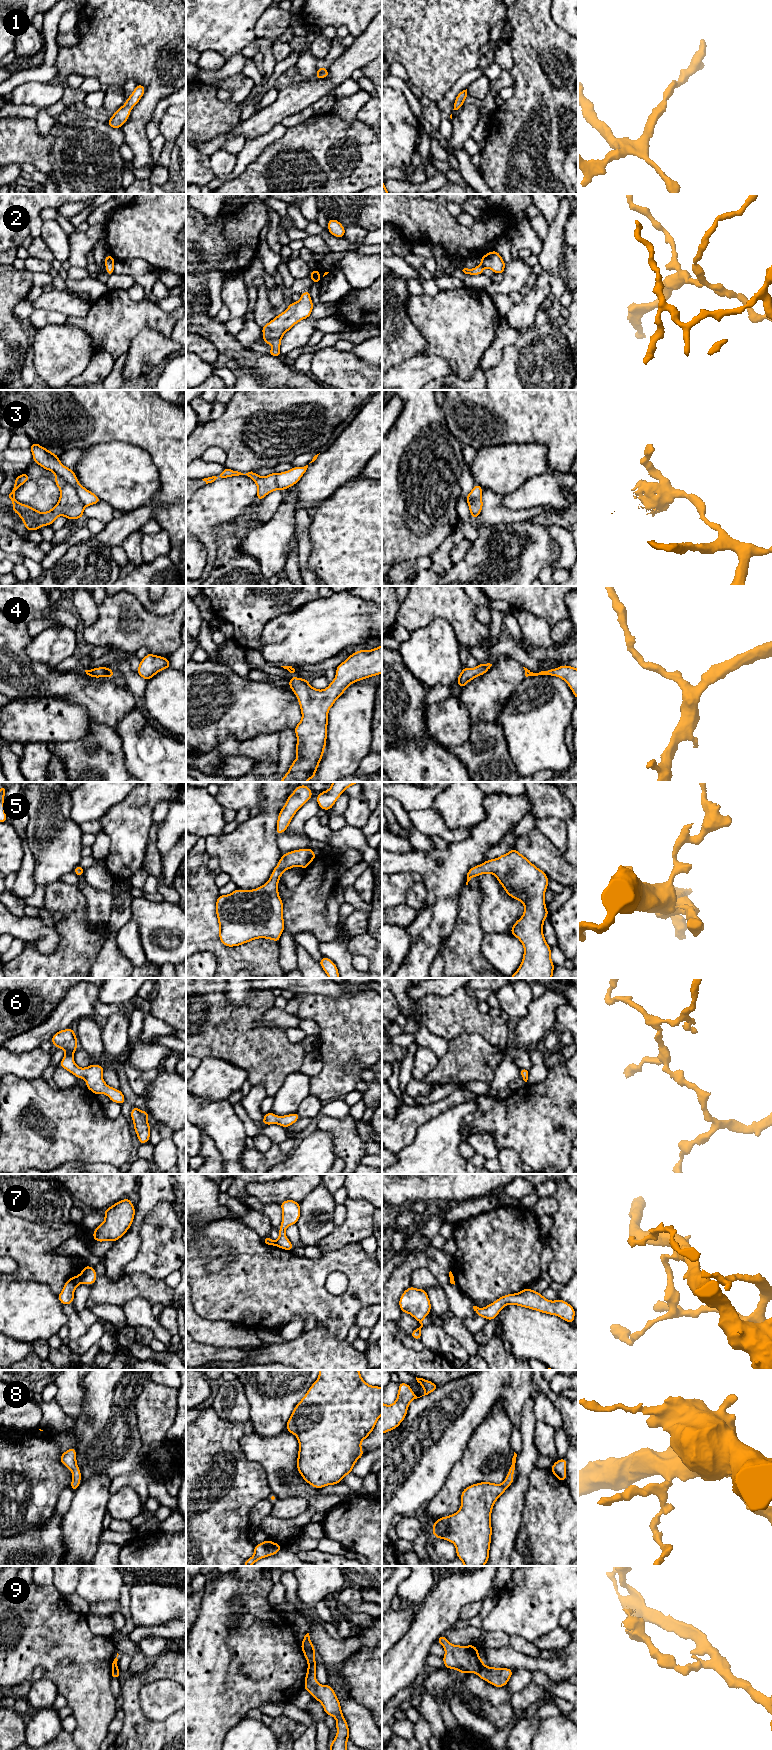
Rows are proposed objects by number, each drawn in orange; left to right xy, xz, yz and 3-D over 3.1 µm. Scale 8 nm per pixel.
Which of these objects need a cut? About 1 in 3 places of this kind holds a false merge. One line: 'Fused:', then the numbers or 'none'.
Fused: 3, 7, 9

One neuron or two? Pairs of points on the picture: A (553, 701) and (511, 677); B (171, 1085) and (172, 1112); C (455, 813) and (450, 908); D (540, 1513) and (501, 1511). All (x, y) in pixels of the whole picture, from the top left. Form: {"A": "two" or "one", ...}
{"A": "two", "B": "one", "C": "two", "D": "two"}

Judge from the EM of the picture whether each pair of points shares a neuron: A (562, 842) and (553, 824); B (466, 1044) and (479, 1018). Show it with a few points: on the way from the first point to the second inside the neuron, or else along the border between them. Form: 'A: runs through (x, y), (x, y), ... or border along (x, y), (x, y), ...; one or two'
A: runs through (559, 838), (553, 828); one
B: border along (449, 1039), (463, 1033), (478, 1033), (492, 1046); two

